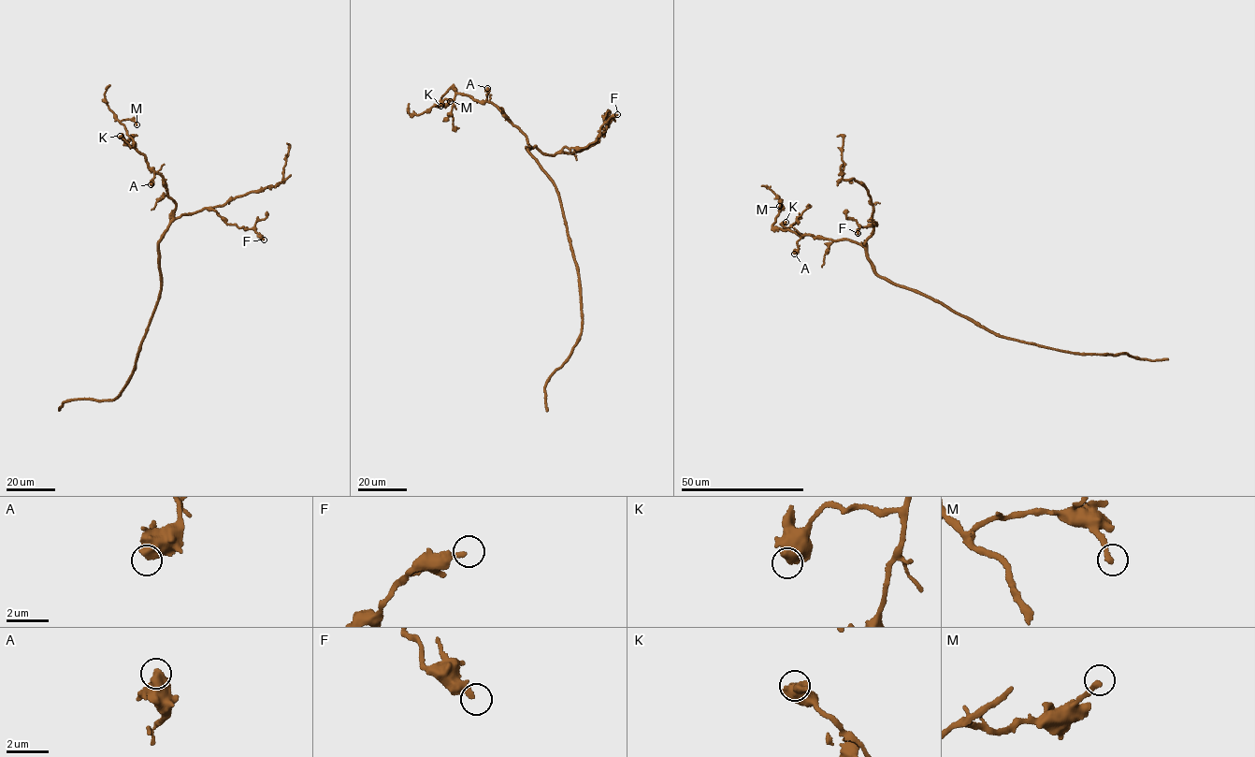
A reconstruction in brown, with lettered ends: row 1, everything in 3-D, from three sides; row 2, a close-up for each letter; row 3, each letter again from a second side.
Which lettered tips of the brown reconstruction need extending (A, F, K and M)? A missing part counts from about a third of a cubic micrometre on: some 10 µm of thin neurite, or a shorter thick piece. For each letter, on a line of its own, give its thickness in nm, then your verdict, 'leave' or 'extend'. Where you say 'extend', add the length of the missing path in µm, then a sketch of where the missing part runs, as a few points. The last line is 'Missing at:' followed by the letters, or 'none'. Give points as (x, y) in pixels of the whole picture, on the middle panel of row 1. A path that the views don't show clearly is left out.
A: 600 nm | leave
F: 280 nm | leave
K: 650 nm | leave
M: 240 nm | extend | 9 µm
Missing at: M

